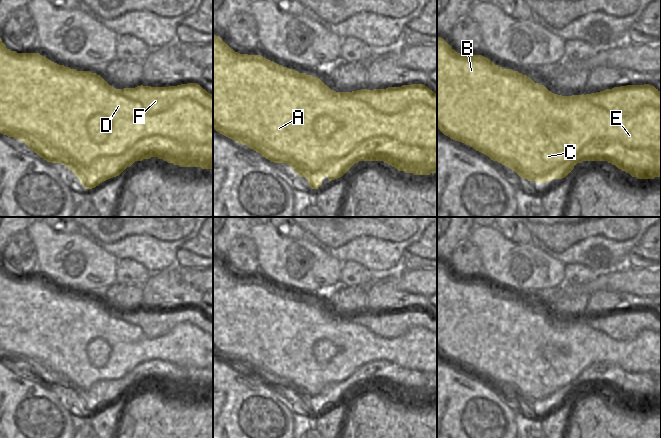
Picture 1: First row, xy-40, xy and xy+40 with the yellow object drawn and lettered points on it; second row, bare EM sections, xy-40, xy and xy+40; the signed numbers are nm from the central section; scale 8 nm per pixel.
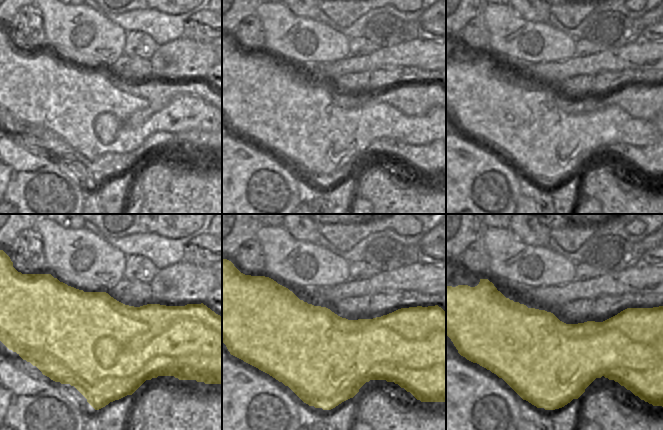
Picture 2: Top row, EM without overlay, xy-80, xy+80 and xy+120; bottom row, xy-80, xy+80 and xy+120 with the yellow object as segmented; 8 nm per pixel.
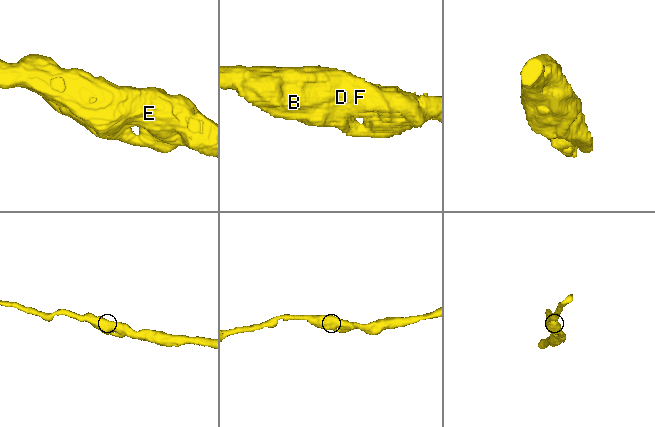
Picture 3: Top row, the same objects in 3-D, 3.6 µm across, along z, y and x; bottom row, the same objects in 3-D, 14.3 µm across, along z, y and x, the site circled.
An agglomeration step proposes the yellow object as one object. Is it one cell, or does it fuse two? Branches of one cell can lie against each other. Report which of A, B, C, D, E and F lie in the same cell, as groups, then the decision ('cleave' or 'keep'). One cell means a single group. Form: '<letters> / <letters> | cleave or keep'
A B C D E F | keep

